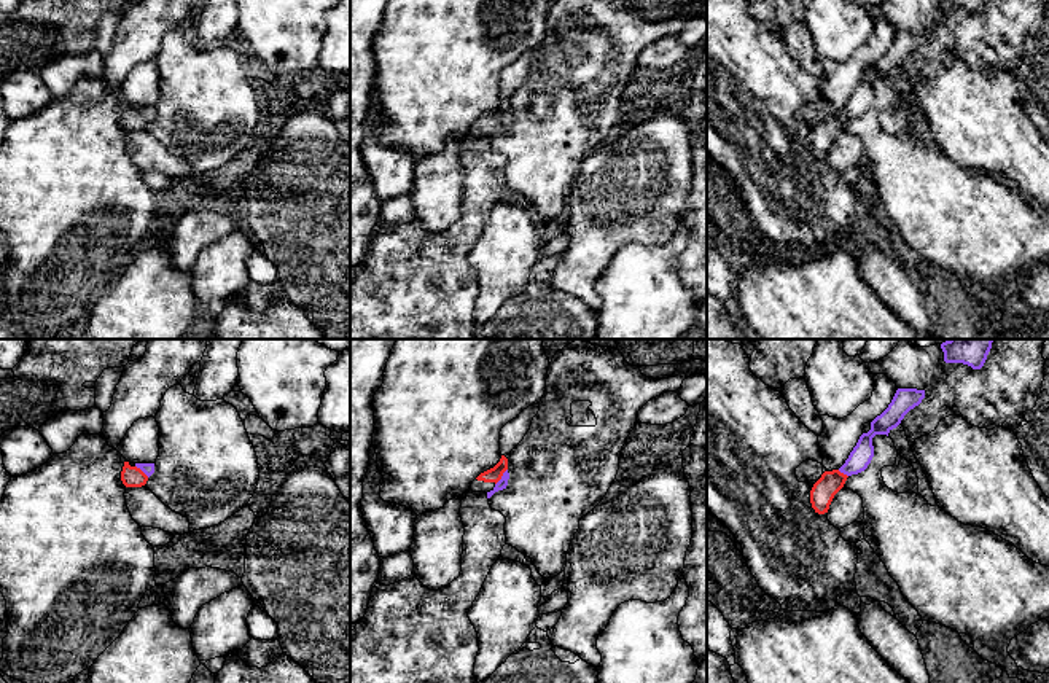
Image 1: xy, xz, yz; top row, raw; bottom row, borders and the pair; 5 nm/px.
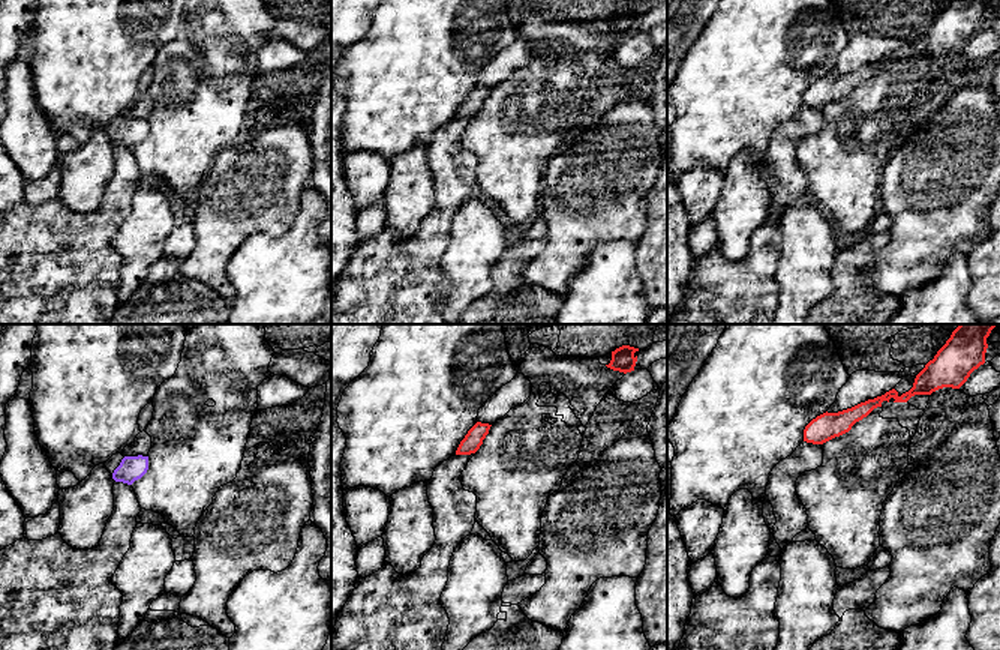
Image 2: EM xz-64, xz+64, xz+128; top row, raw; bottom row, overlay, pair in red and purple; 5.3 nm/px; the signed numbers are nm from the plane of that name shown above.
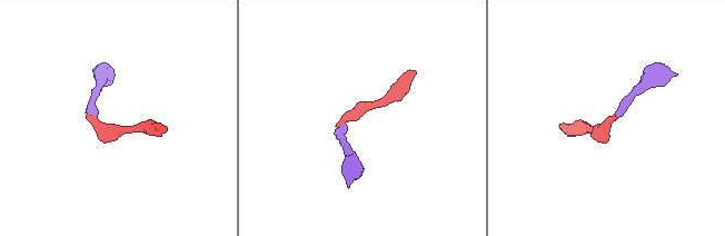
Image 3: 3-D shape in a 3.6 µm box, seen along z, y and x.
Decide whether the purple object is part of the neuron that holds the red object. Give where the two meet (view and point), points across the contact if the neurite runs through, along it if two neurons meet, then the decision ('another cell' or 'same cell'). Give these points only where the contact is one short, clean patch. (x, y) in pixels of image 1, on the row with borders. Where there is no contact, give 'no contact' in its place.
contact xz (502, 475); way xz (494, 475), (502, 475), (502, 484); same cell

